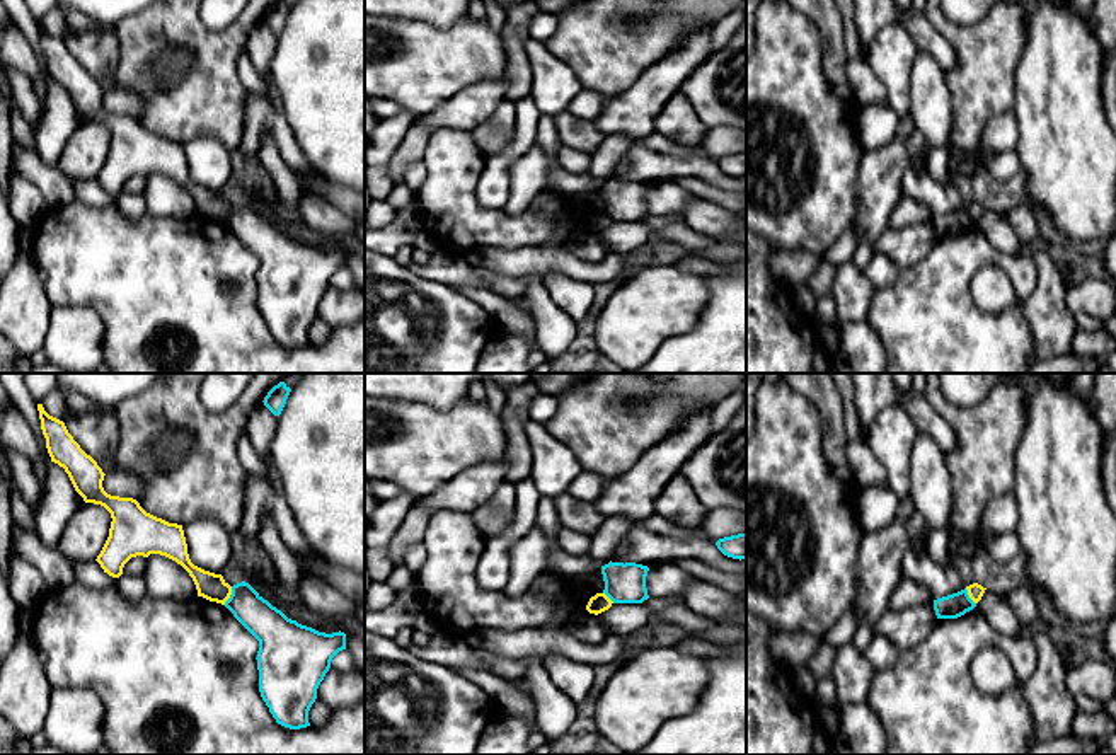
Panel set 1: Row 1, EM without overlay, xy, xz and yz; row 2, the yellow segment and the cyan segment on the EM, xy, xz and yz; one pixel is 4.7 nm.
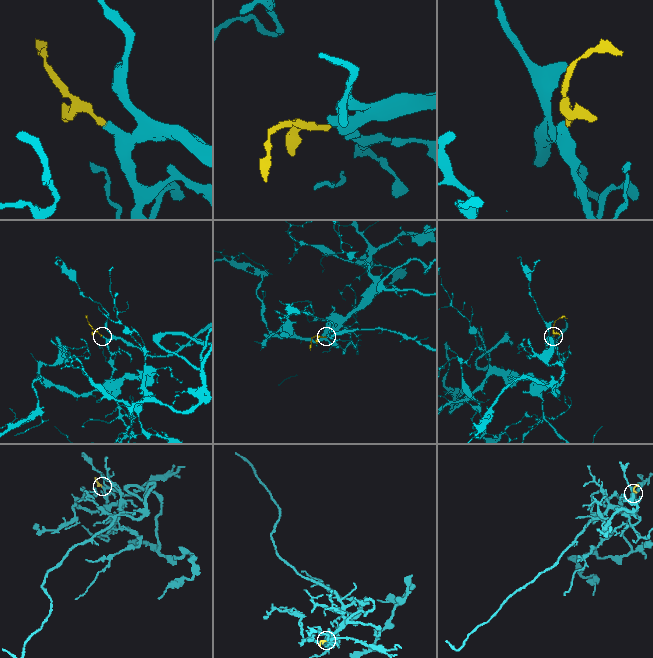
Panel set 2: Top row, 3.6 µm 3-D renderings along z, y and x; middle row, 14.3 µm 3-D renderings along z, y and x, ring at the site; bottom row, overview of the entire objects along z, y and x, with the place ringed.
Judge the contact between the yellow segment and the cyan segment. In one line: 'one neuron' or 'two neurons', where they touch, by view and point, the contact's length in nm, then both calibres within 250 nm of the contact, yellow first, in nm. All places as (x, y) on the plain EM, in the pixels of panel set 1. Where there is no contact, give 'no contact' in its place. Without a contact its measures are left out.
two neurons; meets yellow in xy at (230, 212); contact 100 nm long; 130 nm thick on the yellow side, 180 nm on the other

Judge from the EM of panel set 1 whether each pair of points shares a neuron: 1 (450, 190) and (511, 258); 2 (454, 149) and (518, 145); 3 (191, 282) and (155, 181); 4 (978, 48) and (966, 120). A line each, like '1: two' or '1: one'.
1: two
2: two
3: two
4: one

